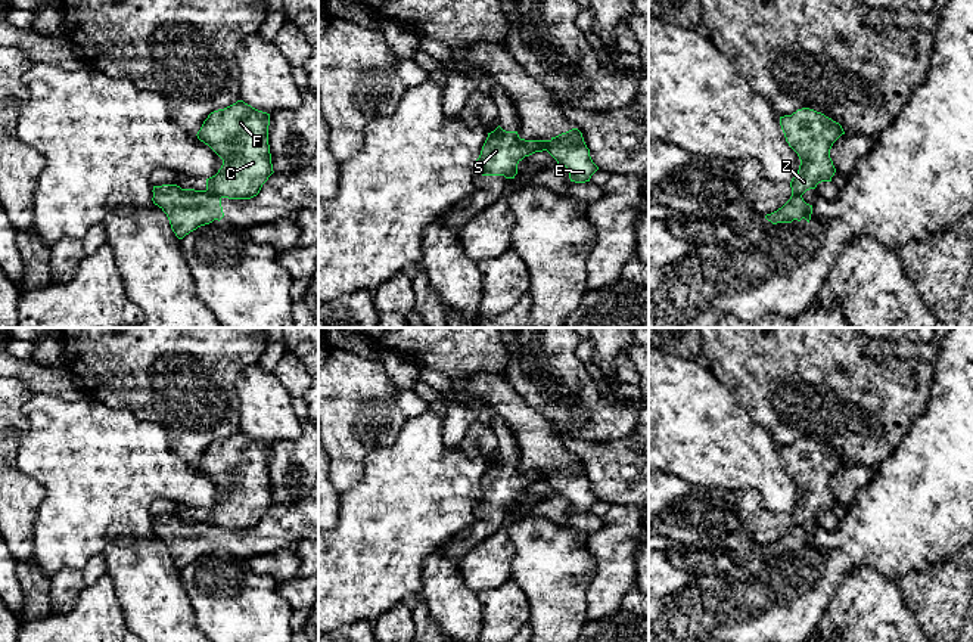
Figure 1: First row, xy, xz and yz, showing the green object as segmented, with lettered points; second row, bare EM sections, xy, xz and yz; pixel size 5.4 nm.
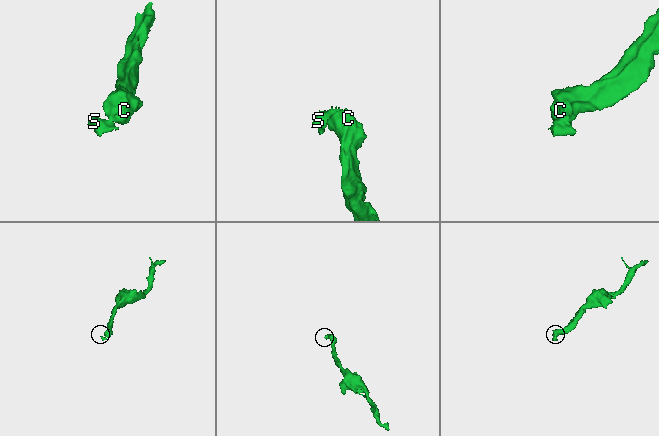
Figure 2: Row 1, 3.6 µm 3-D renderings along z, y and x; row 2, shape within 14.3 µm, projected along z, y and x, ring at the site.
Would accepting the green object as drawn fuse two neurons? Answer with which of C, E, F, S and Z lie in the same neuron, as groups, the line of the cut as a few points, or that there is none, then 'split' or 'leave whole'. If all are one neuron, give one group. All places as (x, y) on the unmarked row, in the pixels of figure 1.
C E F Z / S; cut in xy along (205, 521), (221, 527); split

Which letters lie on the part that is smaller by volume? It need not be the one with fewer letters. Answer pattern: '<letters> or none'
S

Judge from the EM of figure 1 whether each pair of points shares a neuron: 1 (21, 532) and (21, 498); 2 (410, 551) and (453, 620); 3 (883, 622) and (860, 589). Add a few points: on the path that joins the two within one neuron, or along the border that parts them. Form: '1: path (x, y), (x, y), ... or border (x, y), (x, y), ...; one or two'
1: path (21, 523), (21, 506); one
2: border (423, 571), (422, 589), (419, 592); two
3: path (876, 614), (867, 605), (866, 596); one

